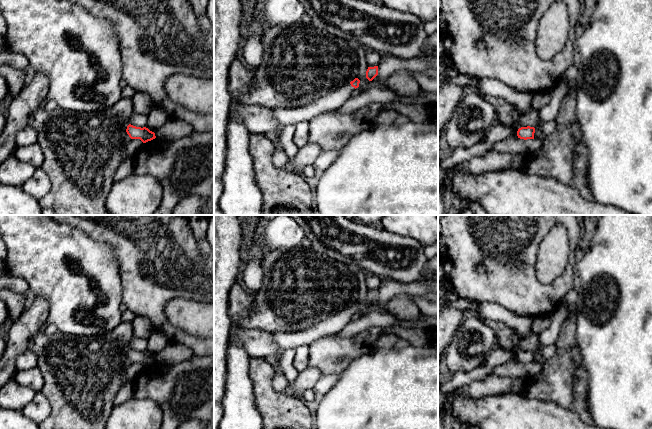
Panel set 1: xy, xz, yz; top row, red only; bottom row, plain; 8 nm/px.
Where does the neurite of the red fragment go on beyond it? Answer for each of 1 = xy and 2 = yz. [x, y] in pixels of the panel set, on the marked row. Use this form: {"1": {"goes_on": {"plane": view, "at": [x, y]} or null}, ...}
{"1": {"goes_on": null}, "2": {"goes_on": null}}

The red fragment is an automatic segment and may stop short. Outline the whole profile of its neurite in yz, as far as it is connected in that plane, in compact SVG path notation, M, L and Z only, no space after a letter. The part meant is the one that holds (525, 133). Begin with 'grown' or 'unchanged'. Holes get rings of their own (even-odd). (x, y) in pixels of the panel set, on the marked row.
unchanged; M521 127L517 131L517 136L520 139L534 139L535 128L534 127Z

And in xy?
unchanged; M129 124L127 126L126 132L131 139L140 139L143 143L156 138L155 133L146 127L141 128Z

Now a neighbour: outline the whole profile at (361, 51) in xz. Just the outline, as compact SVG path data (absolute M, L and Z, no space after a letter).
M354 44L354 45L355 45L356 52L357 52L358 59L359 59L359 65L358 65L359 75L357 78L360 80L360 83L359 83L358 88L361 91L363 91L368 87L368 84L370 82L366 78L366 71L368 69L368 64L366 62L367 49L365 47L363 47L362 45L359 45L359 44Z

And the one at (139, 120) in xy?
M133 112L129 124L136 126L136 127L146 127L148 123L148 115L138 114Z

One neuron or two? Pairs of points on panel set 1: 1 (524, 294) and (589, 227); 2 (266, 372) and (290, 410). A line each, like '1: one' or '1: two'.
1: two
2: one

